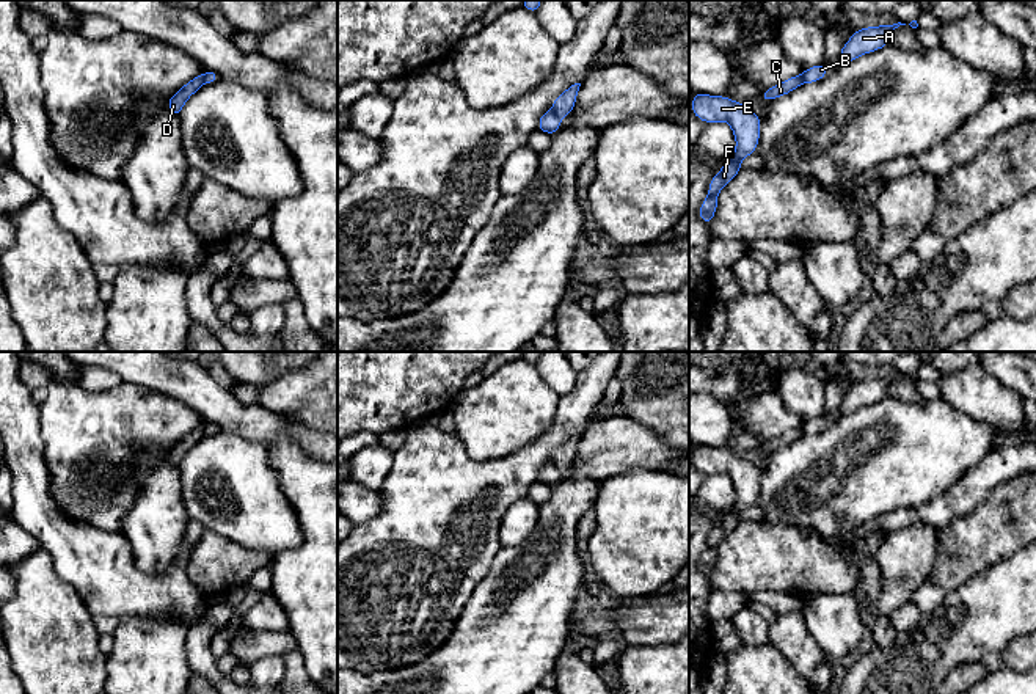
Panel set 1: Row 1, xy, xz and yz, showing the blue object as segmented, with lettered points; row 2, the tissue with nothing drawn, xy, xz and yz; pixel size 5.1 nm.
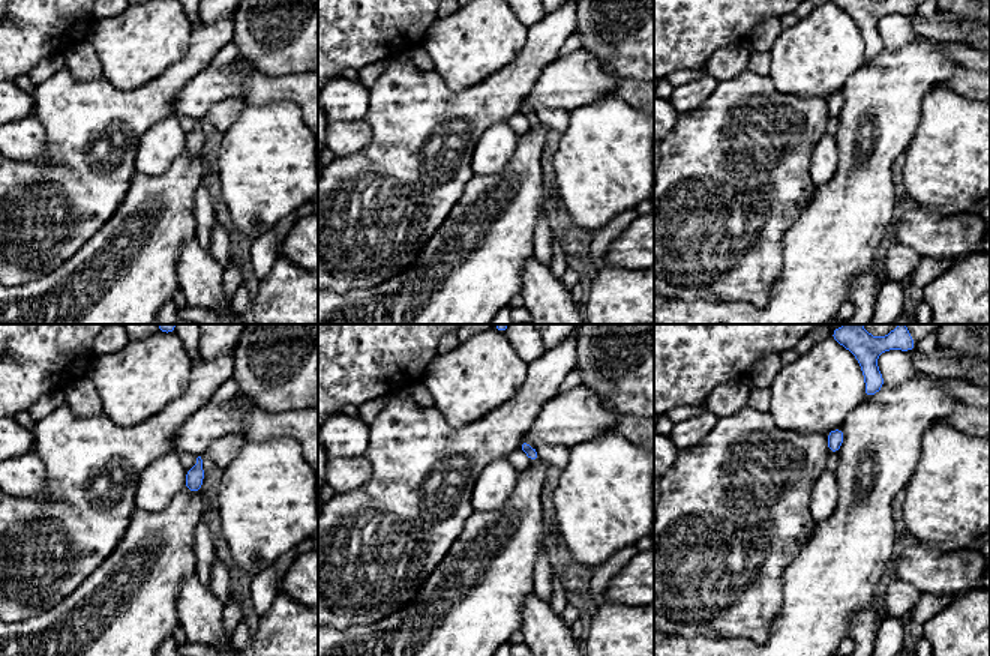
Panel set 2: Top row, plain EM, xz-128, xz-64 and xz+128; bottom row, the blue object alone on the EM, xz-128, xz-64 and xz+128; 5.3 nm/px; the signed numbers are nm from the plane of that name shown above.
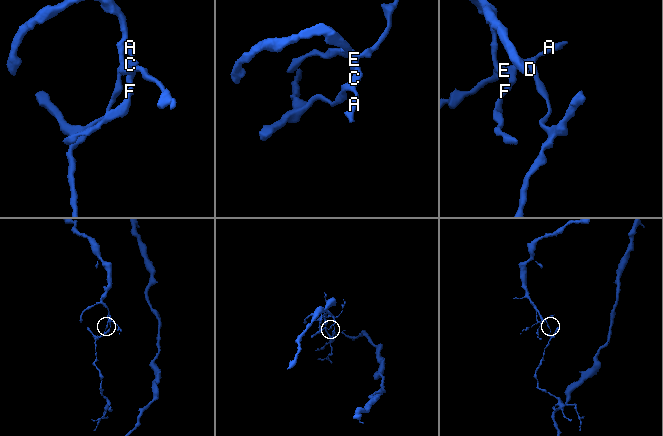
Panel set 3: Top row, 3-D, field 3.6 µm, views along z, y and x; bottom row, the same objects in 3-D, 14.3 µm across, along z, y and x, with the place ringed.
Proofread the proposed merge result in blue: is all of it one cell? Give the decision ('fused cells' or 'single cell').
fused cells

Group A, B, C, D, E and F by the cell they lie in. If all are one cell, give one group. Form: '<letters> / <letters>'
A B D / C E F

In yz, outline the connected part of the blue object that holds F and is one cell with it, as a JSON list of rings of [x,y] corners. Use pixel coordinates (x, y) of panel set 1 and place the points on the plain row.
[[[695,444],[691,462],[692,466],[706,476],[727,473],[736,490],[736,501],[733,507],[724,513],[724,520],[713,528],[708,548],[699,561],[699,567],[705,576],[711,576],[717,561],[719,543],[742,521],[741,512],[753,506],[757,501],[761,471],[755,463],[741,454],[727,451],[725,447],[708,447]]]

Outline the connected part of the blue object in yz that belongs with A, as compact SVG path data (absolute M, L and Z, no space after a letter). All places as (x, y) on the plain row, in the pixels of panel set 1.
M898 374L893 377L866 378L862 382L857 380L857 383L840 402L840 415L849 415L859 410L860 407L887 399L890 385L899 377L906 375Z

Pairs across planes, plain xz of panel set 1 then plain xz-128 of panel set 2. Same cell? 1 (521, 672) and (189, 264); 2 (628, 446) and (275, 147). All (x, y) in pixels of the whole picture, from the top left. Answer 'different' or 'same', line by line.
1: different
2: different

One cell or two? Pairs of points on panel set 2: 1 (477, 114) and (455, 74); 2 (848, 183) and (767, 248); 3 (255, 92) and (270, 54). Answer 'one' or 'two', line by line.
1: two
2: two
3: two

